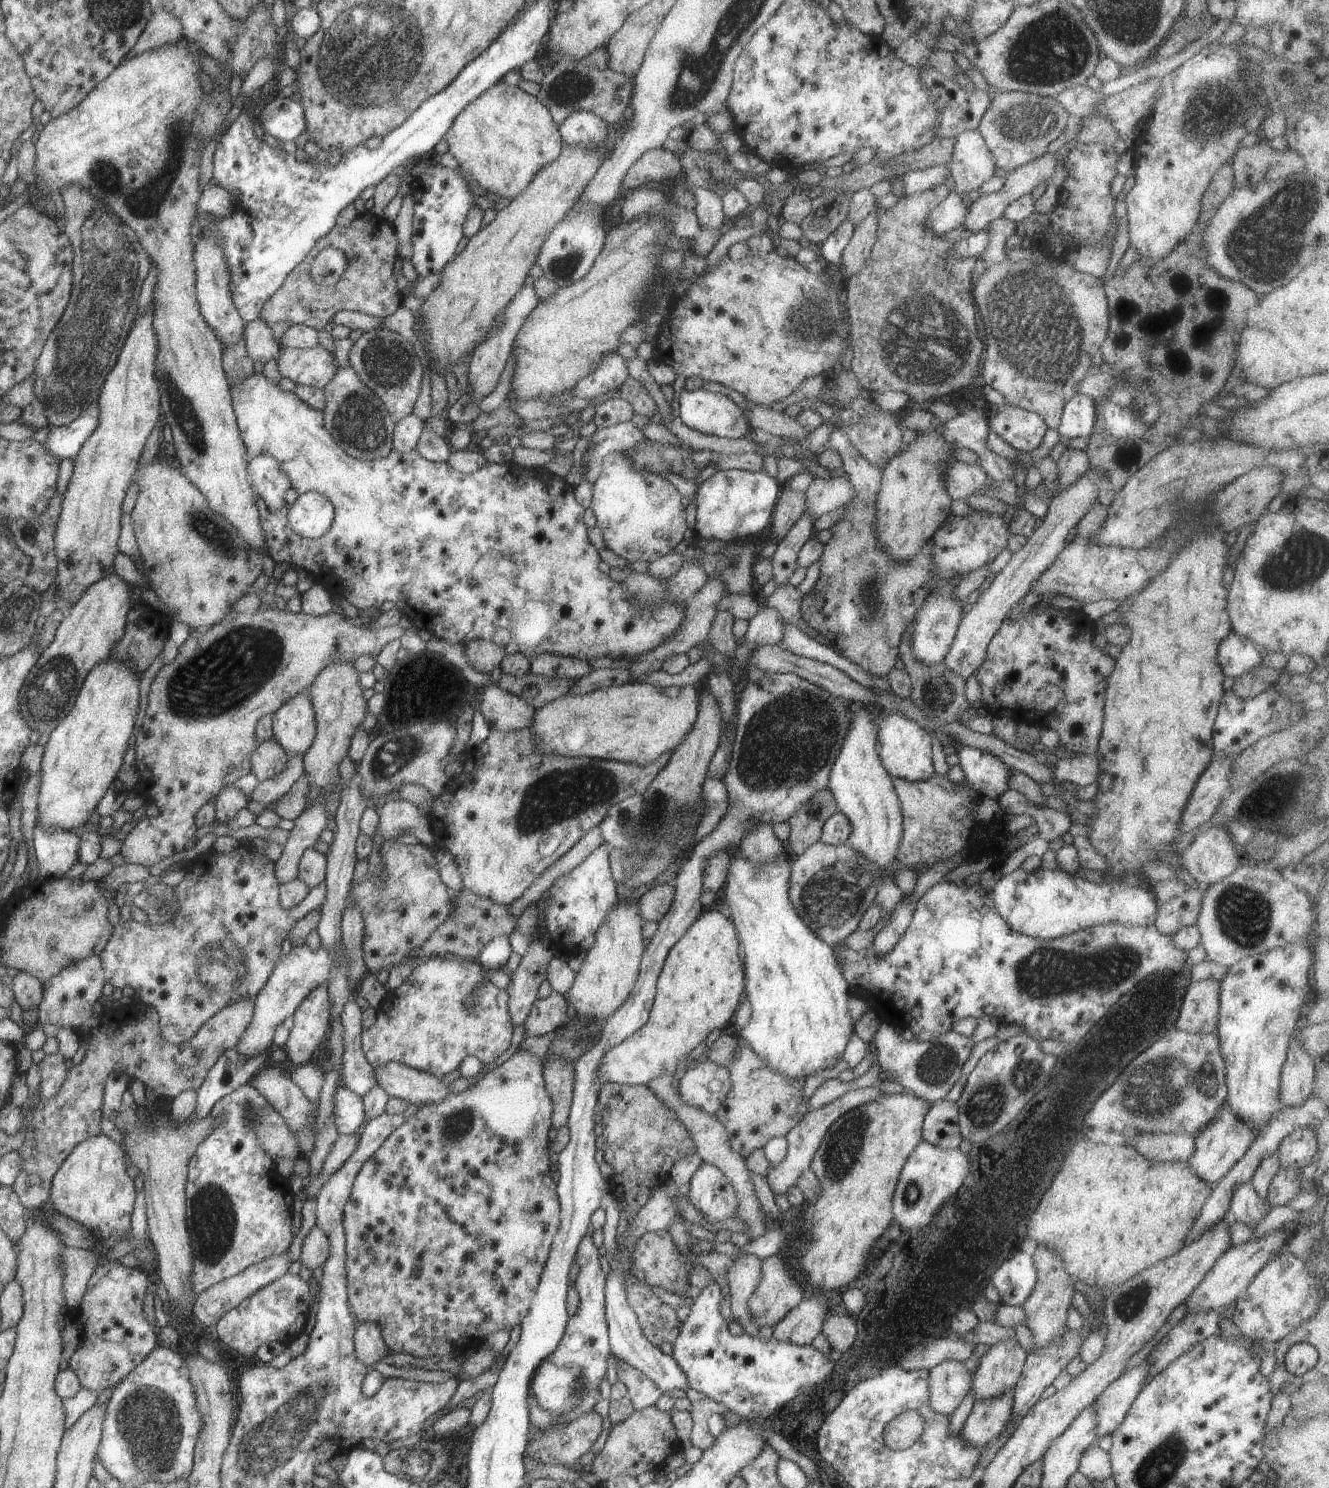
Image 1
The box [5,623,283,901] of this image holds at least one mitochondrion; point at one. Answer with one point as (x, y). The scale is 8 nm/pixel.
(50, 692)

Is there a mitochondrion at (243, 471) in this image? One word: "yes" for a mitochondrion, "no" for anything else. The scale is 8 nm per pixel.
no

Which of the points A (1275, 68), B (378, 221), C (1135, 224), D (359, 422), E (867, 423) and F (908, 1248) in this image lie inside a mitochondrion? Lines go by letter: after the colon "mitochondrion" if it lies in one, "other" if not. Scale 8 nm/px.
A: other
B: other
C: other
D: mitochondrion
E: other
F: other

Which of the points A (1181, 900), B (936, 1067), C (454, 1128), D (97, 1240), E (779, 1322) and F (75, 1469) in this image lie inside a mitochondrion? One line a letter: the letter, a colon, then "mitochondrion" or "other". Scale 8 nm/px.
A: other
B: mitochondrion
C: mitochondrion
D: other
E: other
F: other

